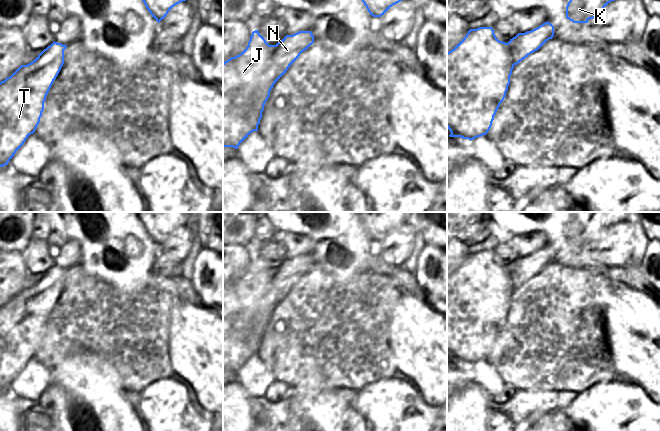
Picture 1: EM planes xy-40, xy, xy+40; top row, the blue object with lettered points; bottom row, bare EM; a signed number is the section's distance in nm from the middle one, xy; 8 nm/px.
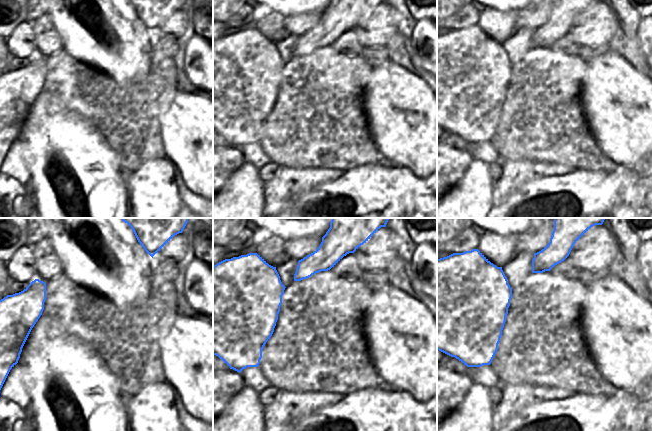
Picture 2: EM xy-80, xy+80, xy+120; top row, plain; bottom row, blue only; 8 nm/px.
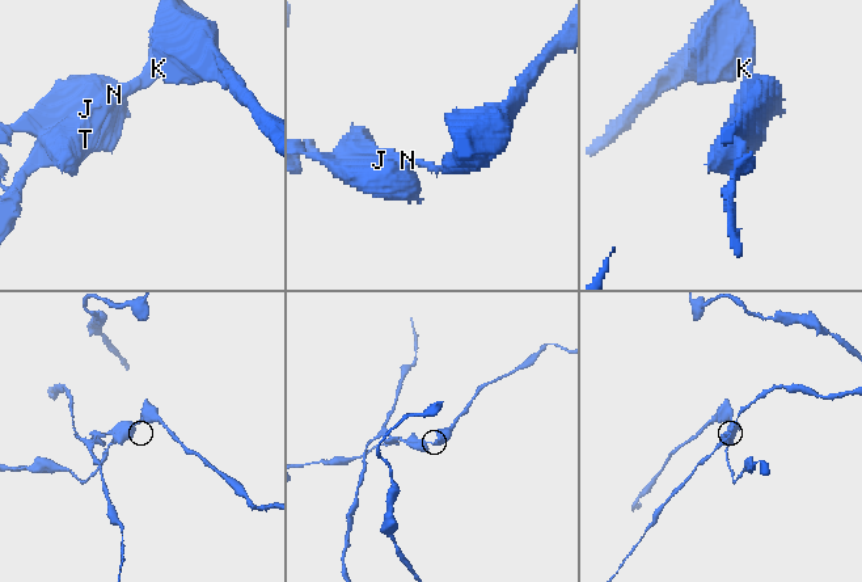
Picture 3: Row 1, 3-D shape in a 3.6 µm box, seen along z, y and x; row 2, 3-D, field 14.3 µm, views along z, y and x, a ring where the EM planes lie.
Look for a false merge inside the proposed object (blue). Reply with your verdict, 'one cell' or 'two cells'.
two cells

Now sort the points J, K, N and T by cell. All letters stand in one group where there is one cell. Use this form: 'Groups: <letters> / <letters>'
Groups: J / K N T

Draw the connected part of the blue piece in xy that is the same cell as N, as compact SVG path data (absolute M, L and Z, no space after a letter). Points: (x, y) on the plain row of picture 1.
M299 255L286 259L274 272L270 290L260 304L258 318L243 325L235 341L223 340L223 371L235 373L253 356L258 355L266 318L298 283L300 278L314 267L311 255Z

